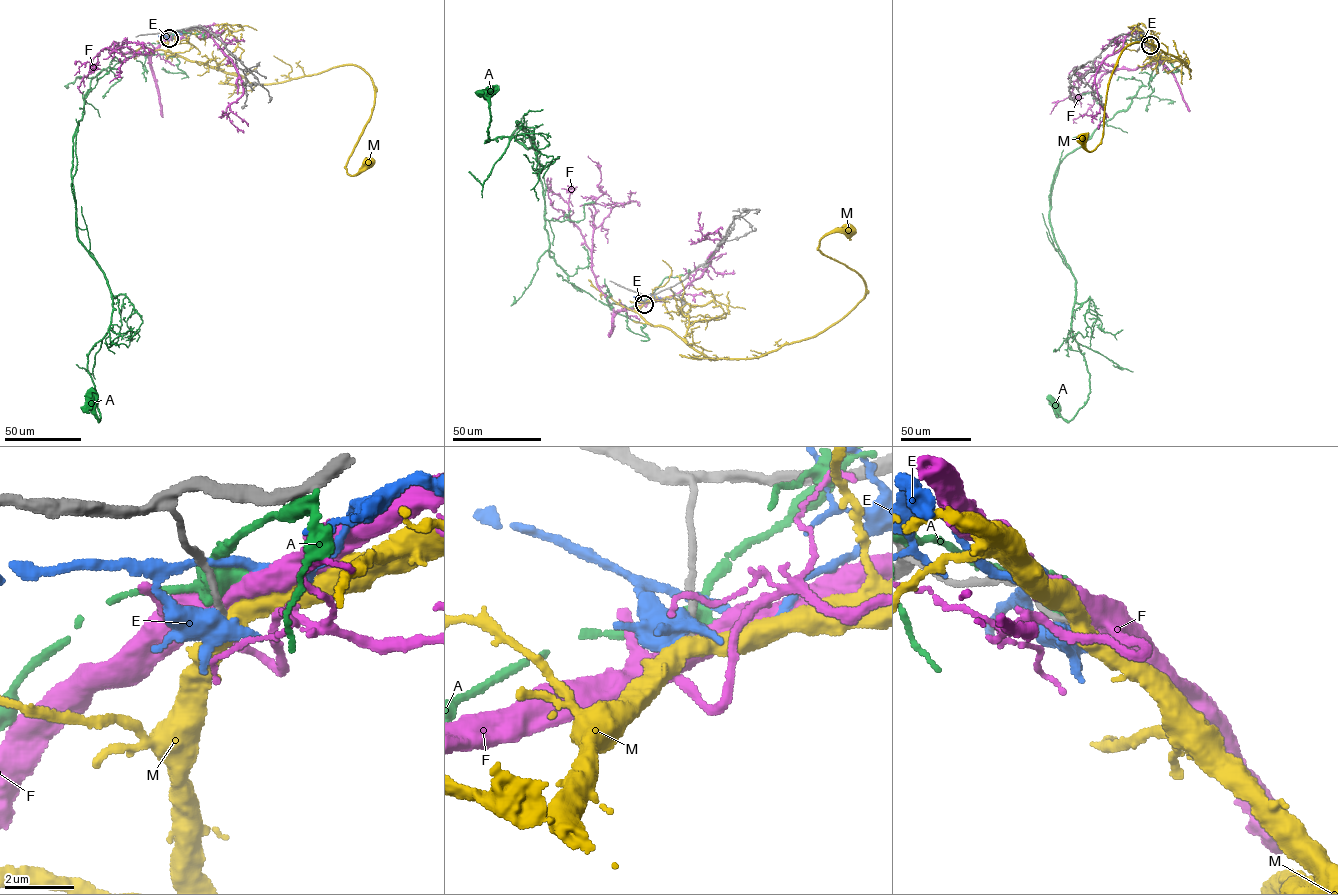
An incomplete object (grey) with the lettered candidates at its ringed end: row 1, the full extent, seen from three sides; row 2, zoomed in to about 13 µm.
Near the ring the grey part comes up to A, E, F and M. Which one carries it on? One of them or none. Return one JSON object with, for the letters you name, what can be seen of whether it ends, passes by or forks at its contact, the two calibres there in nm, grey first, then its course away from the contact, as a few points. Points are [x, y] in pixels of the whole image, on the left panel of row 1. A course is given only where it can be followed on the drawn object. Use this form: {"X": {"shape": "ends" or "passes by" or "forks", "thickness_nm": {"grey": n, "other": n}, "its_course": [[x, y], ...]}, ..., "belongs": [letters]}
{"belongs": []}

